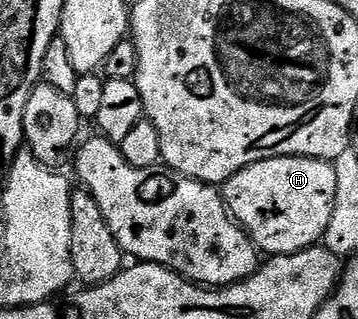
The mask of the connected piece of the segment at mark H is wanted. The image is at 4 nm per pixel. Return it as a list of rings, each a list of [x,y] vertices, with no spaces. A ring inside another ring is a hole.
[[[311,156],[268,158],[237,172],[221,185],[220,191],[231,217],[250,235],[259,253],[267,257],[291,256],[293,252],[315,247],[325,237],[336,206],[336,170],[331,161]]]

